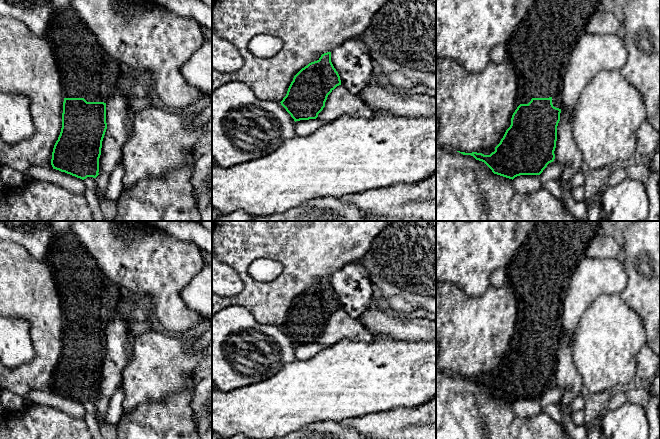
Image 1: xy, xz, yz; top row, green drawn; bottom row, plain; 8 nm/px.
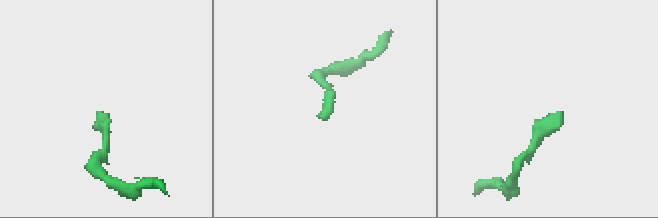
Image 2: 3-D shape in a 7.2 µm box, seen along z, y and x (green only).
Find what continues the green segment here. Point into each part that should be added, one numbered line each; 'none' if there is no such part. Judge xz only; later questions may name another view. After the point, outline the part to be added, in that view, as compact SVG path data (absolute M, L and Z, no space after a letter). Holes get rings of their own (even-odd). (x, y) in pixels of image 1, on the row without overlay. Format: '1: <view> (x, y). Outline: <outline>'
none

